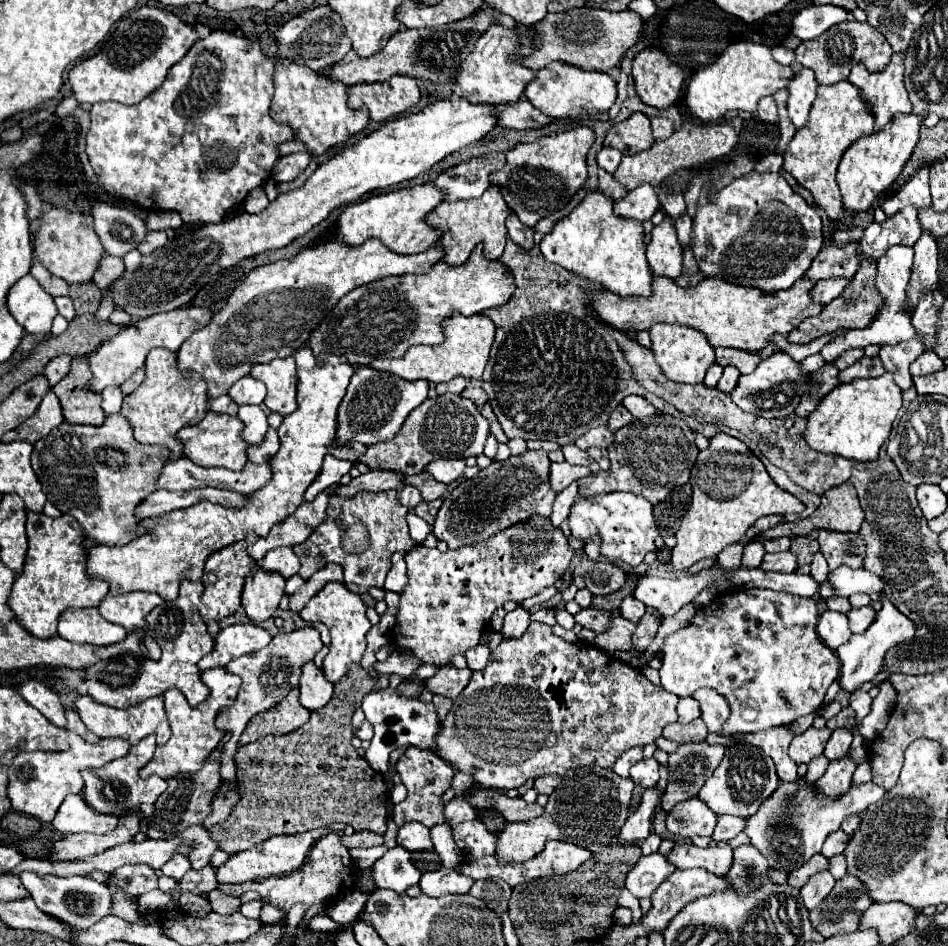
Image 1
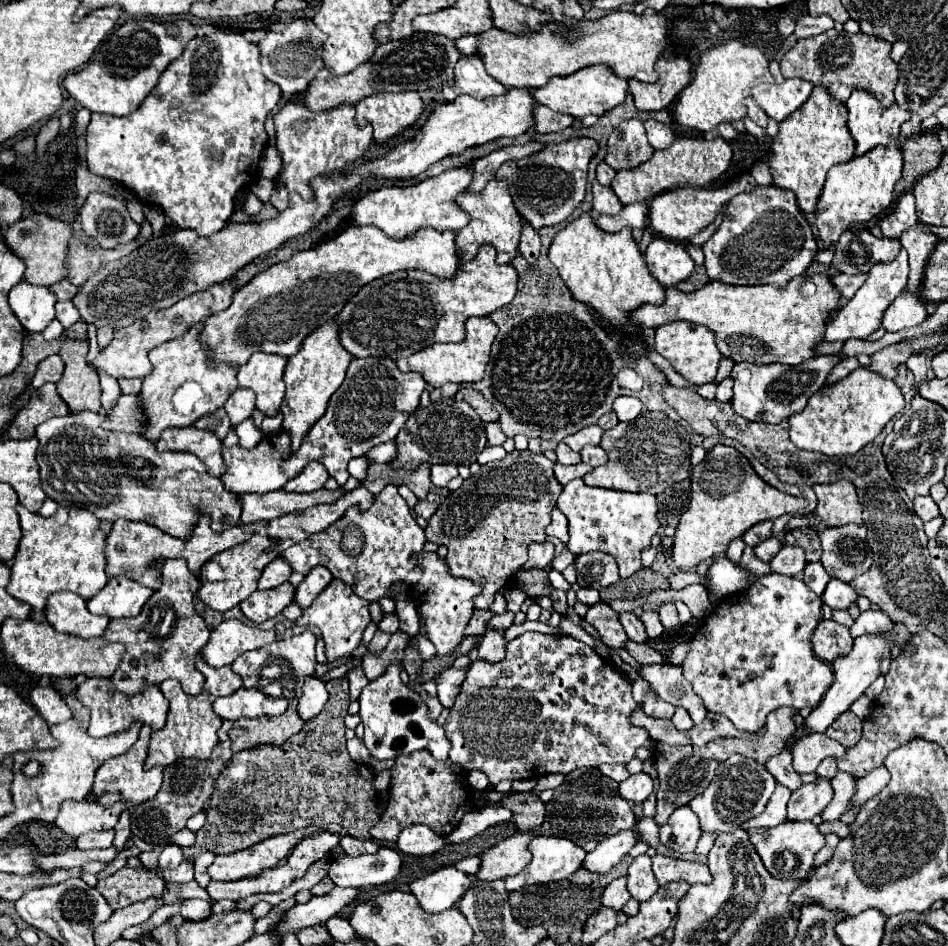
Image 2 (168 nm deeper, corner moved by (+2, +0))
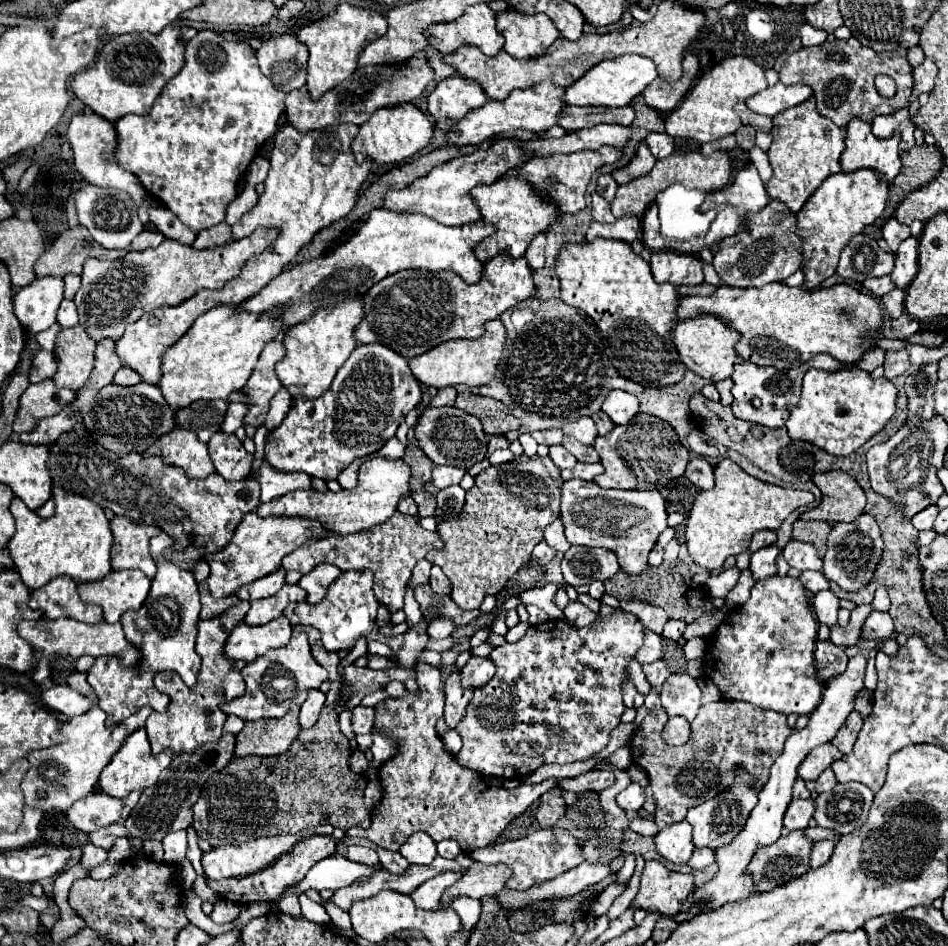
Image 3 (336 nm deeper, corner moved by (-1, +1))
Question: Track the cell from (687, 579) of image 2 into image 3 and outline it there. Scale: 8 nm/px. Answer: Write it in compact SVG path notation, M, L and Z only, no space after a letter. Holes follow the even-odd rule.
M731 567L731 569L723 569L721 573L717 575L711 575L709 581L707 581L707 589L713 597L725 597L729 593L731 587L735 587L737 579L739 579L739 569L737 567Z

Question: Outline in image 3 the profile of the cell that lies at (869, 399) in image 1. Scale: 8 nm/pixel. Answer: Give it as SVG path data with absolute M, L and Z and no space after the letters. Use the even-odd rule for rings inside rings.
M843 367L839 371L819 371L819 369L809 369L803 379L803 389L801 389L801 399L795 407L789 407L789 421L787 421L787 431L791 439L807 441L813 443L821 449L825 449L831 455L851 455L855 453L867 439L871 439L875 433L879 433L885 423L893 417L895 413L895 401L897 401L897 389L895 385L881 377L881 379L871 379L869 373L865 373L859 367Z

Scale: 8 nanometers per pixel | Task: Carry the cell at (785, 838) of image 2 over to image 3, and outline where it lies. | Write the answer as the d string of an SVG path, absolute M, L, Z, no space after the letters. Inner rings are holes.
M791 831L787 837L779 837L773 845L761 847L755 855L753 861L747 865L747 875L755 877L757 885L755 891L769 891L775 889L795 877L801 877L803 873L809 871L809 853L811 853L813 841L809 841L803 831Z

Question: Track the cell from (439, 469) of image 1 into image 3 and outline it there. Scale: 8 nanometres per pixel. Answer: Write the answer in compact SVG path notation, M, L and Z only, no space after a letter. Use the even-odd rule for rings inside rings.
M437 465L437 467L433 469L431 481L433 481L433 485L435 485L437 489L445 489L445 487L449 487L449 485L457 485L457 483L463 479L465 473L467 473L467 471L457 469L457 467L443 467L443 465Z

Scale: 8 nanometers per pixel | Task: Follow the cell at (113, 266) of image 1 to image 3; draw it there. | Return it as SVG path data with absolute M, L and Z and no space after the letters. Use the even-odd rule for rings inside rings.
M83 227L65 231L35 261L35 273L39 277L43 275L65 277L67 273L81 275L85 259L91 257L91 245L93 245L91 241L89 232Z

